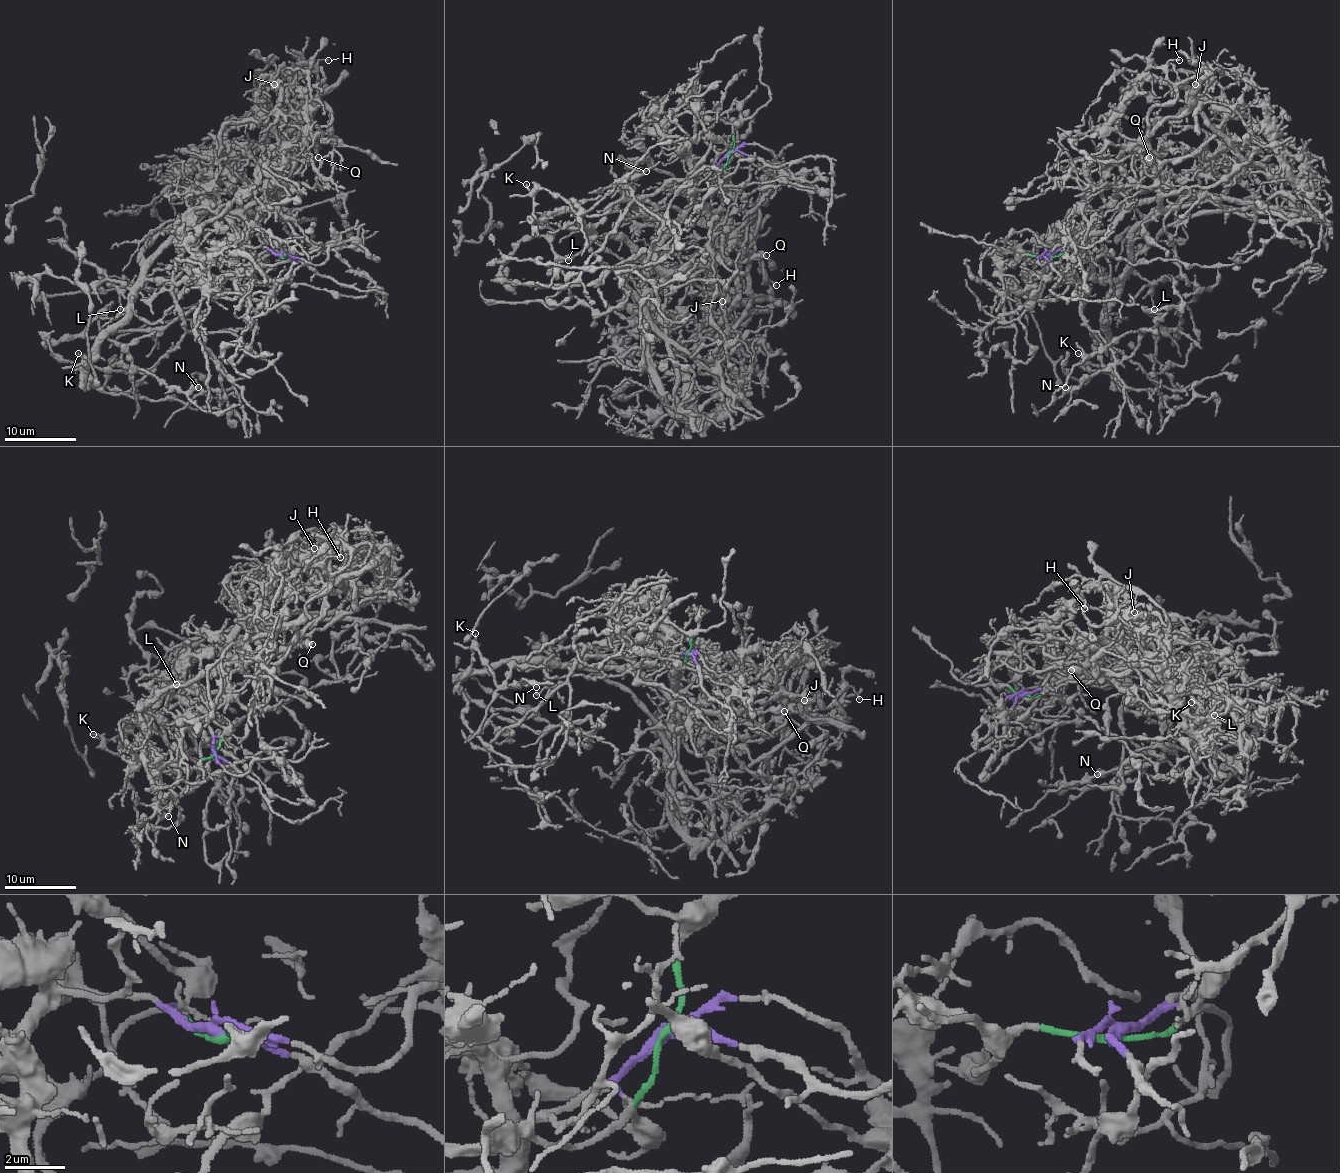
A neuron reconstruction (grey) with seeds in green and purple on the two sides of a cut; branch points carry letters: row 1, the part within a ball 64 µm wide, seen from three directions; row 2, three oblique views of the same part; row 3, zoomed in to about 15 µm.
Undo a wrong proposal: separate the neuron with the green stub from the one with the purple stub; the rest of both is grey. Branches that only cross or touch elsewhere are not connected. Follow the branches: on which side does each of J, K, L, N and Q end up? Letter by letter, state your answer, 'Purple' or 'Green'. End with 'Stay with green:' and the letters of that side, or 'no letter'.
J: Purple
K: Green
L: Green
N: Green
Q: Green
Stay with green: K, L, N, Q

